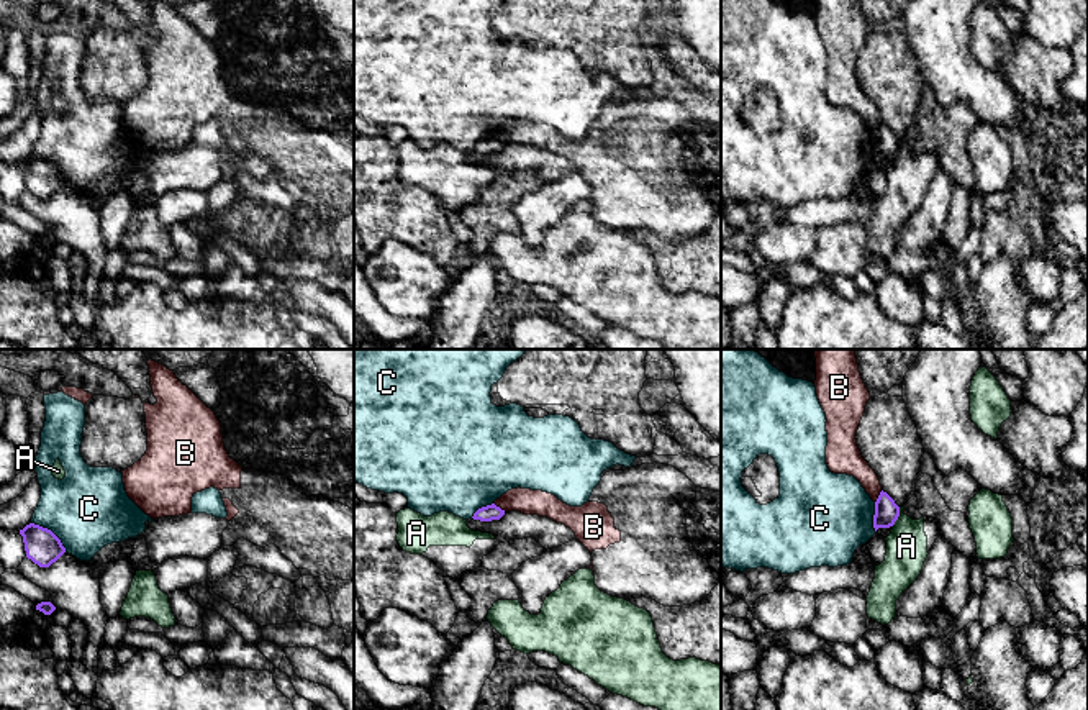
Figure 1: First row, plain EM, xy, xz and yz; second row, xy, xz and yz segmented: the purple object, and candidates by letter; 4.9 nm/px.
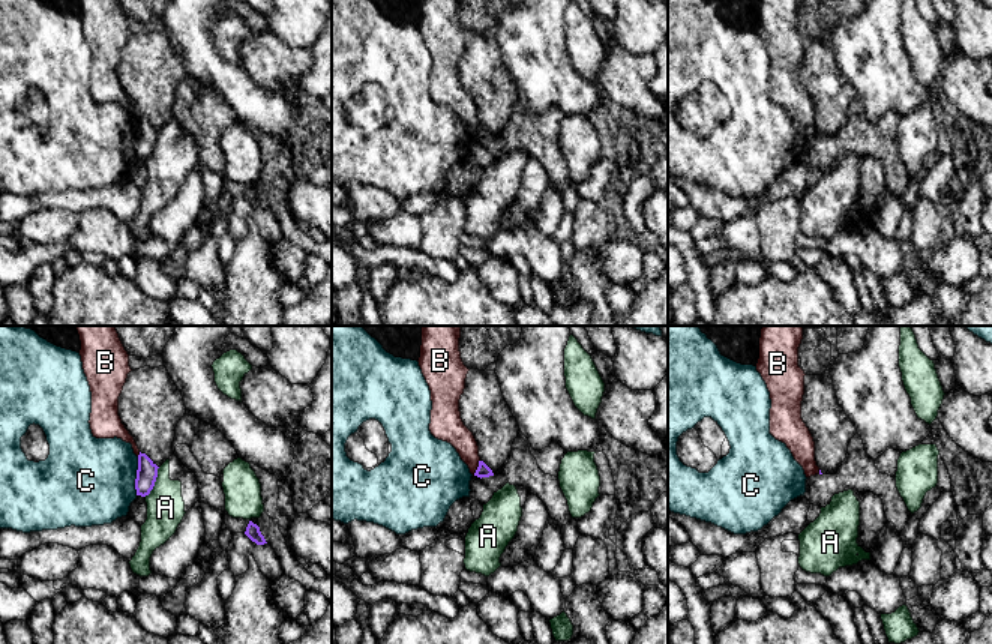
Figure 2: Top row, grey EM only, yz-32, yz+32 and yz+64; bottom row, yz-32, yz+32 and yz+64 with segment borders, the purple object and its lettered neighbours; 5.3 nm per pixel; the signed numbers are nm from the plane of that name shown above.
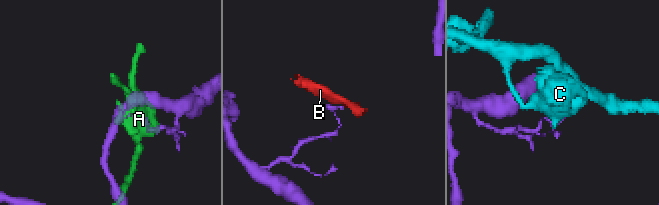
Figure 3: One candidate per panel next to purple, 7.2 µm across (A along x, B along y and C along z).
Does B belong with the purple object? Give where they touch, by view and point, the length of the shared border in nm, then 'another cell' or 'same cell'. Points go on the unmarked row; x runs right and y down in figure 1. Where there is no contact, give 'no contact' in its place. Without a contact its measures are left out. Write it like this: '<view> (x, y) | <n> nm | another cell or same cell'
xz (498, 140) | 80 nm | another cell

